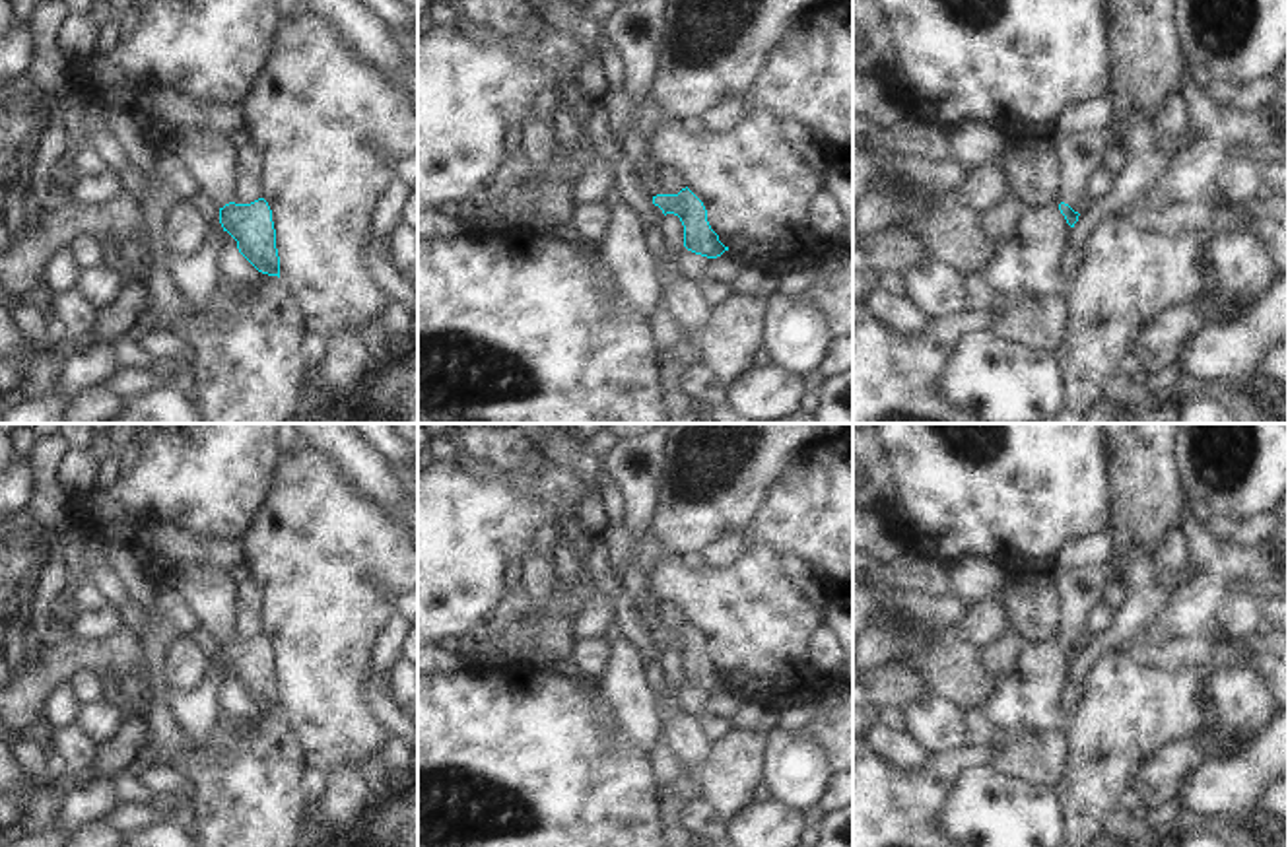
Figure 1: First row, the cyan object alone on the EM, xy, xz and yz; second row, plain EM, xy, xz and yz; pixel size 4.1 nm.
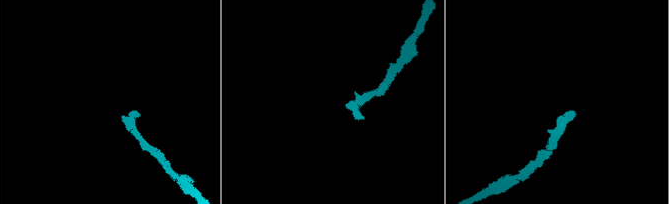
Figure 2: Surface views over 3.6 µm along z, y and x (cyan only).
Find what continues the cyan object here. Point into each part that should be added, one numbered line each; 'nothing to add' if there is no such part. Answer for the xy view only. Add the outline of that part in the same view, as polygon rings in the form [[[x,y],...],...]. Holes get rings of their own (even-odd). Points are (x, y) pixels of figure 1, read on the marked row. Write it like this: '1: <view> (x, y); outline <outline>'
1: xy (208, 156); outline [[[181,130],[177,155],[196,181],[198,190],[220,210],[233,202],[235,150],[225,134],[214,130]]]

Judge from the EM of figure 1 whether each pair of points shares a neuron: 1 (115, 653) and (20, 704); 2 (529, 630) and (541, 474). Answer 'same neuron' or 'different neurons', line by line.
1: same neuron
2: different neurons

